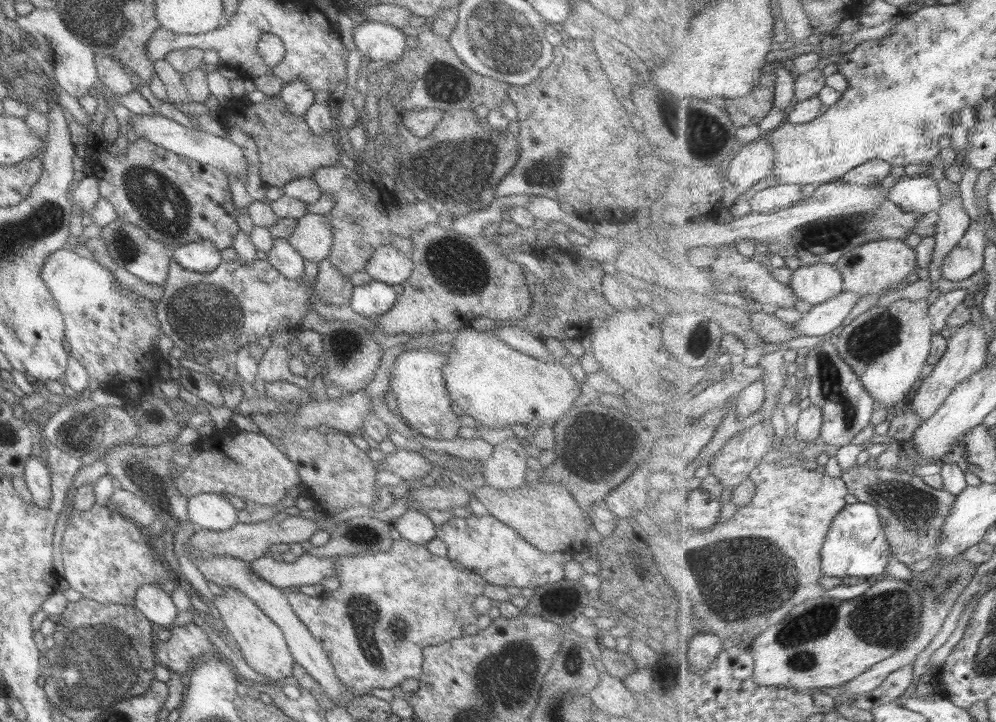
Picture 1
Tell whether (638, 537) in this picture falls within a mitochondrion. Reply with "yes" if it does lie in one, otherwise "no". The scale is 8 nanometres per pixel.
no

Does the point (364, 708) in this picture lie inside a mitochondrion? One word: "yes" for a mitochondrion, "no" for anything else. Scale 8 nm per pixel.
no

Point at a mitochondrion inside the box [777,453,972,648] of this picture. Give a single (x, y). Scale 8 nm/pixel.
(917, 507)

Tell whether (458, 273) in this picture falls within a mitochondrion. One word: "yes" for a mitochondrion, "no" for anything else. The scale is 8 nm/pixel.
yes

